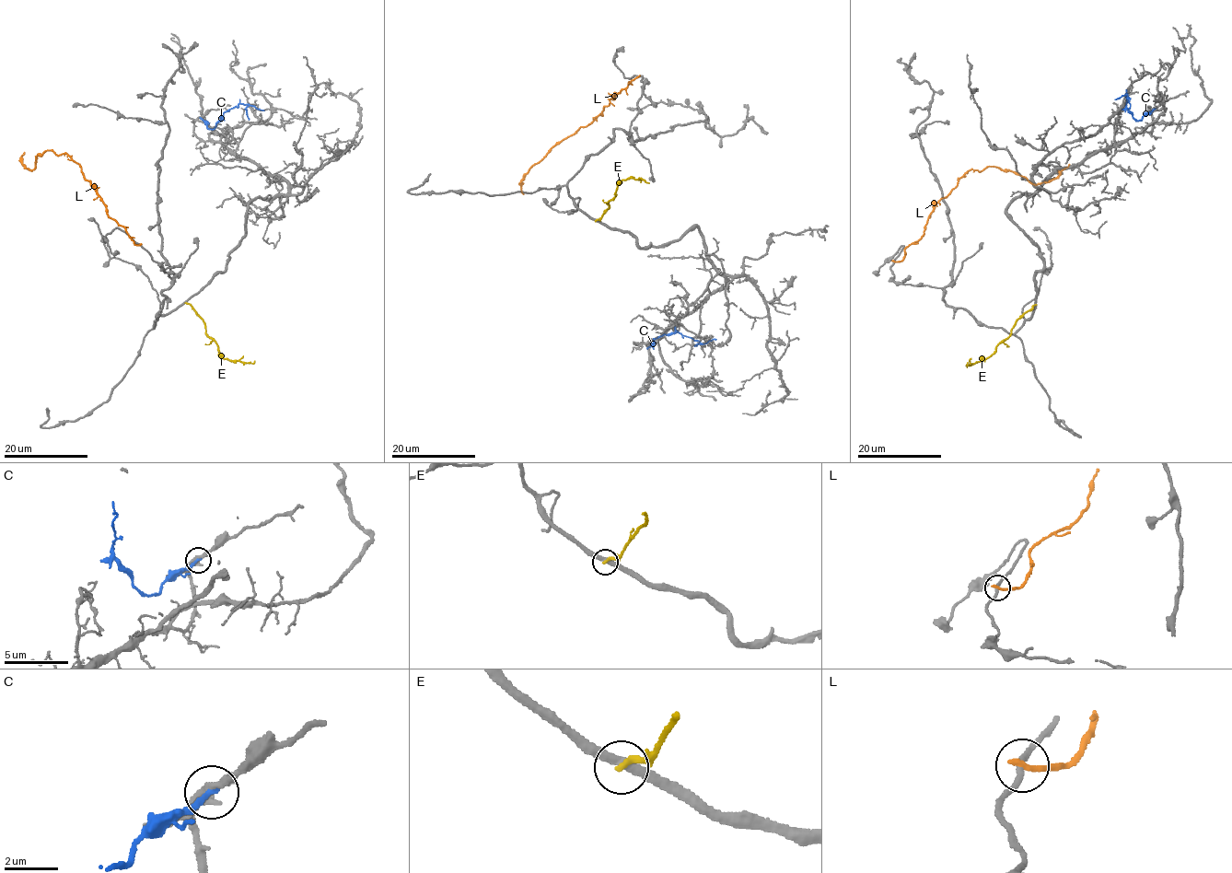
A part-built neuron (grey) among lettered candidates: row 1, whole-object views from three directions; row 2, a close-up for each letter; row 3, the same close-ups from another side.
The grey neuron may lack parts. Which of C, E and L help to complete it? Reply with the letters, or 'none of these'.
none of these

